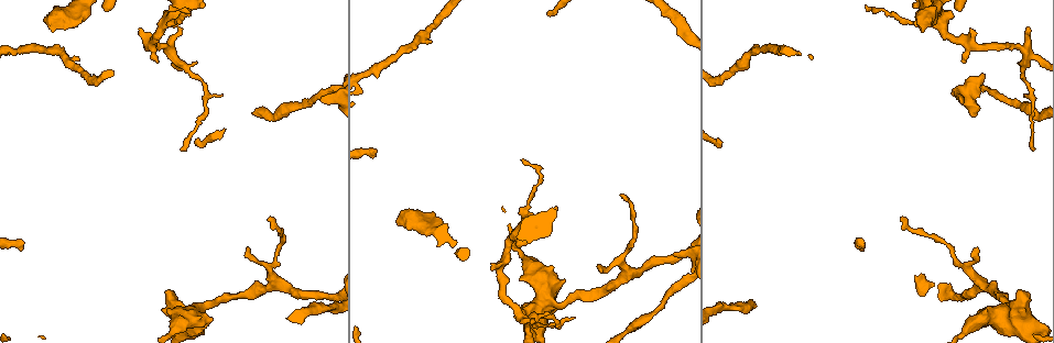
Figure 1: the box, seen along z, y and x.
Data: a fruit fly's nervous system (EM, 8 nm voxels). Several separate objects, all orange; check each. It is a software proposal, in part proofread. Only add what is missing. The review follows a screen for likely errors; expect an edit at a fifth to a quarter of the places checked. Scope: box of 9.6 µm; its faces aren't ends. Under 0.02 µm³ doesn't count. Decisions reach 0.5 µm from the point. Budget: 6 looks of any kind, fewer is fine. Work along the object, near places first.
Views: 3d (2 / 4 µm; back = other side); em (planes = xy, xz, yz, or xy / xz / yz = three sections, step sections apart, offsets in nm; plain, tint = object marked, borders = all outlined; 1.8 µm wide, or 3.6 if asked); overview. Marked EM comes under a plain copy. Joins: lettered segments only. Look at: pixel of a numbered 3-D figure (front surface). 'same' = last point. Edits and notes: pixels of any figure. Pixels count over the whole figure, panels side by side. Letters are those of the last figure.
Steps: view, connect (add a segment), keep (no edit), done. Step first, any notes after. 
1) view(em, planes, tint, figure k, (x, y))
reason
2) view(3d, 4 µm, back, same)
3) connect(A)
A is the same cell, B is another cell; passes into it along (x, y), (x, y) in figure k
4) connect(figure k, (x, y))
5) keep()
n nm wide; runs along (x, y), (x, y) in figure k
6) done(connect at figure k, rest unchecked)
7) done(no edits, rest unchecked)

view(em, 3.6 µm, planes, tint, figure 1, (321, 98))
free end

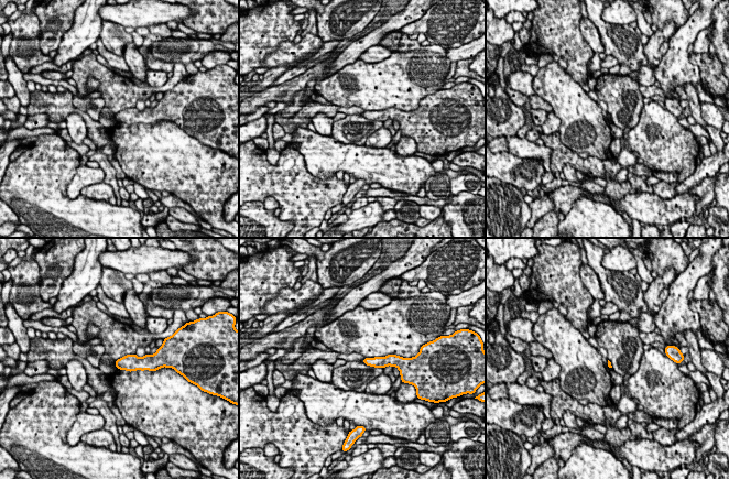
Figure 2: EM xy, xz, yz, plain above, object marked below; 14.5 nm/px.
view(em, 3.6 µm, planes, borders, same)
what lies round it

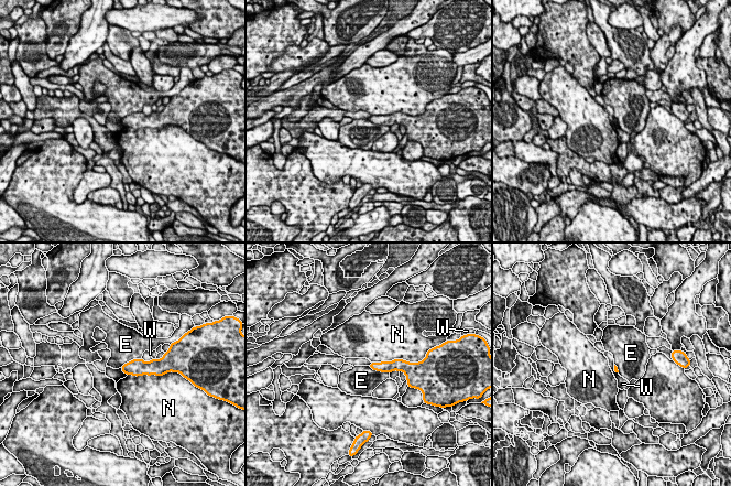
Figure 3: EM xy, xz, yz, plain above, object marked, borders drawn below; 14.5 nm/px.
keep()
E, N and W are other cells; border along (141, 357), (133, 358), (120, 367) in figure 3; no lettered segment goes on from it

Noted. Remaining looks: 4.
view(3d, 4 µm, back, figure 1, (1027, 84))
narrows sharply

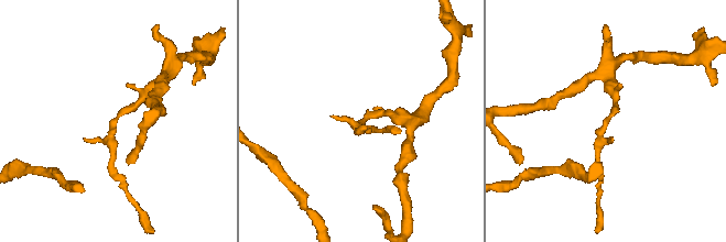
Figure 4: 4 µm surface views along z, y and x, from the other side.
view(em, xy, step 4, tint, figure 4, (116, 117))

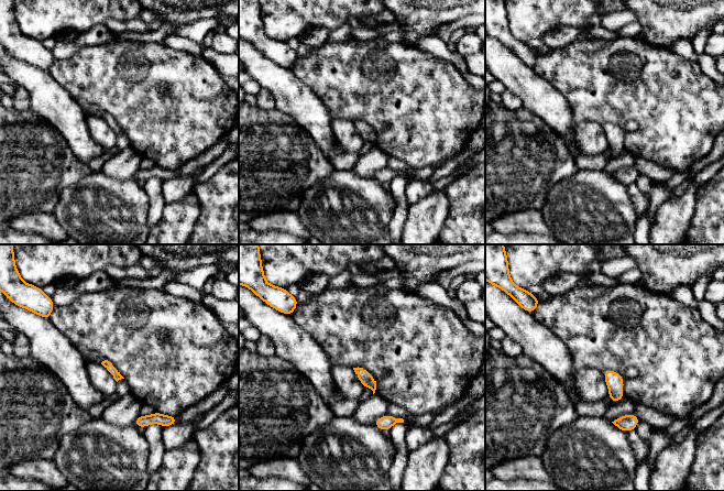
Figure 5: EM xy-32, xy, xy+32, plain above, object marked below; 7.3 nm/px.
view(em, planes, borders, same)

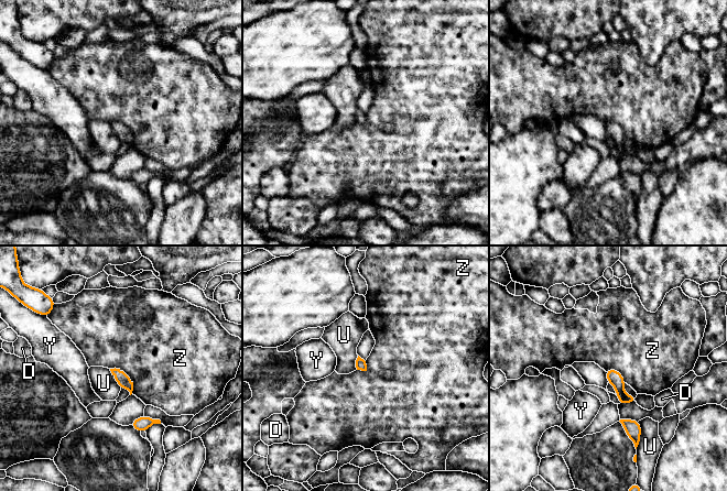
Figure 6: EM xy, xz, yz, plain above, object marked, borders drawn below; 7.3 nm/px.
keep()
80 nm wide; D, U, Y and Z are other cells; none of them fits

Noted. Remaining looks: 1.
done(no edits, rest unchecked)

